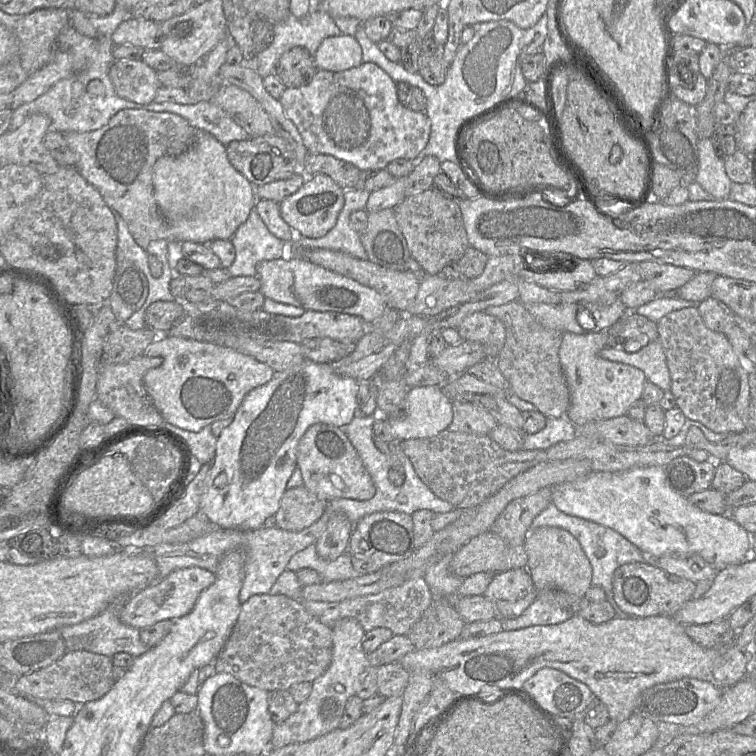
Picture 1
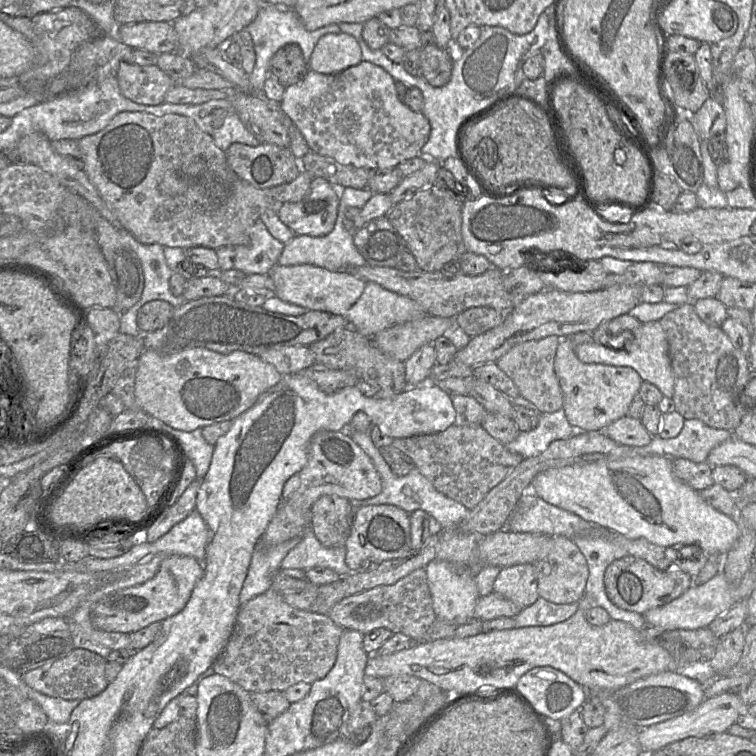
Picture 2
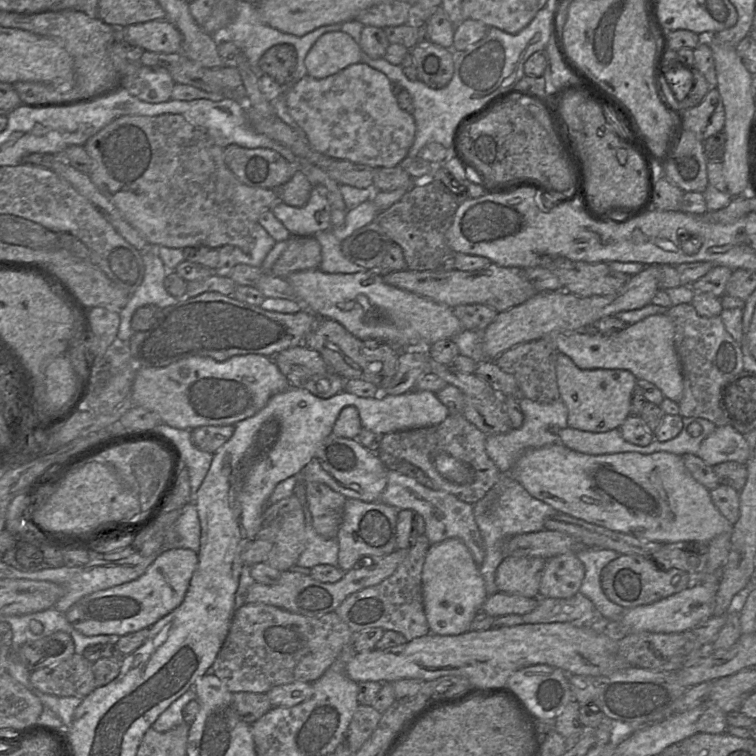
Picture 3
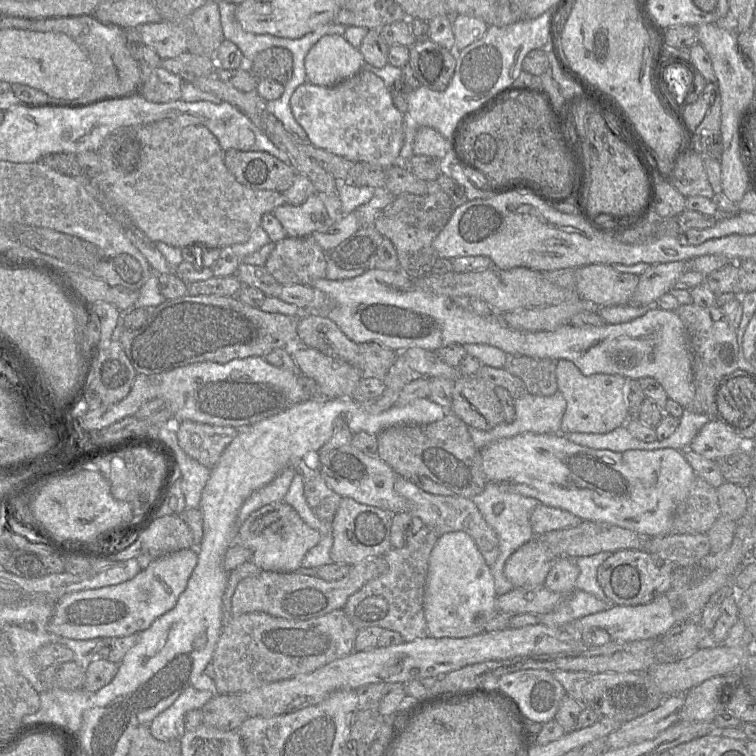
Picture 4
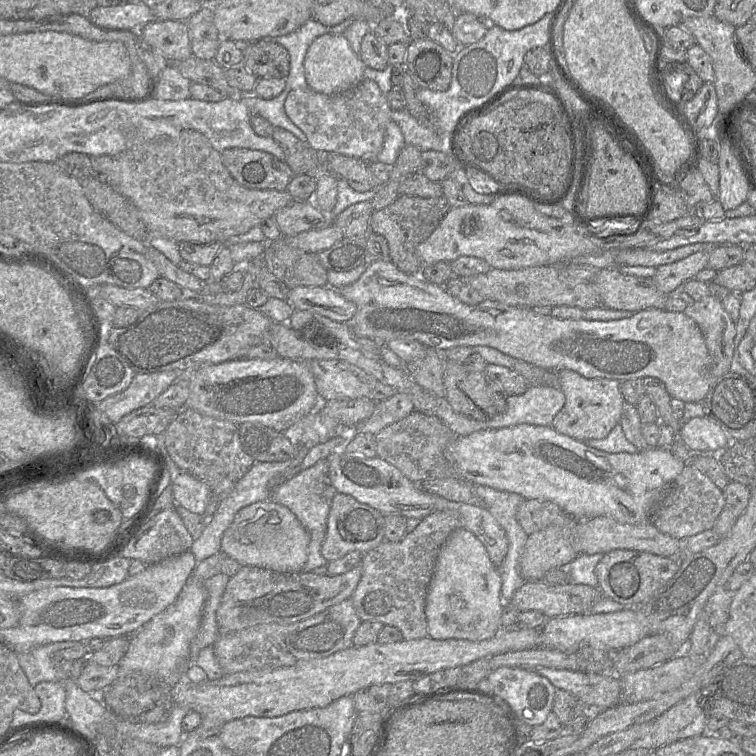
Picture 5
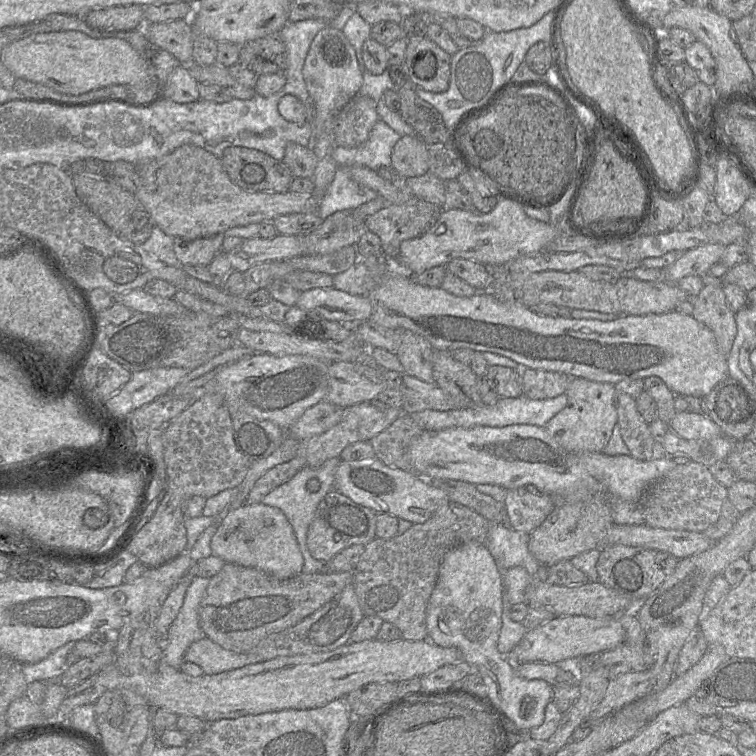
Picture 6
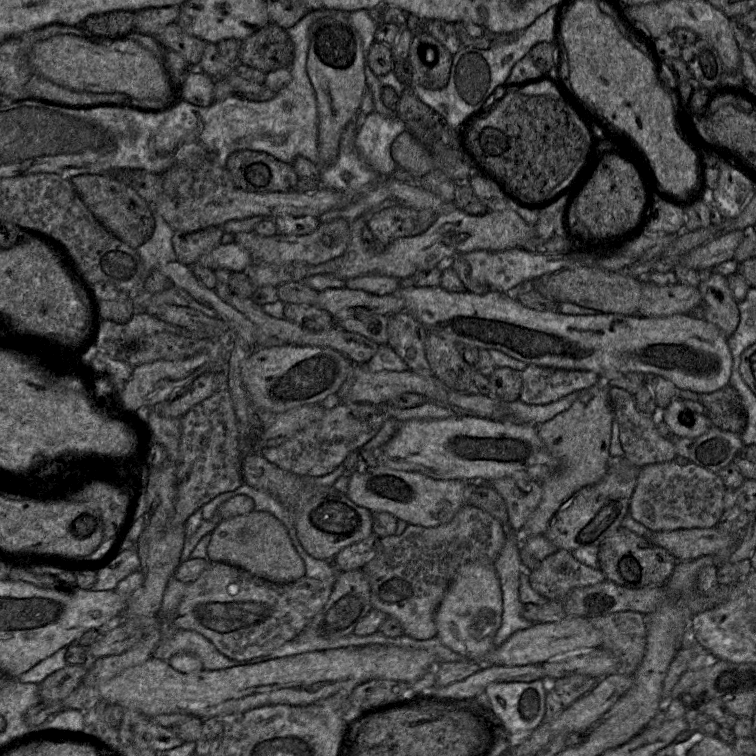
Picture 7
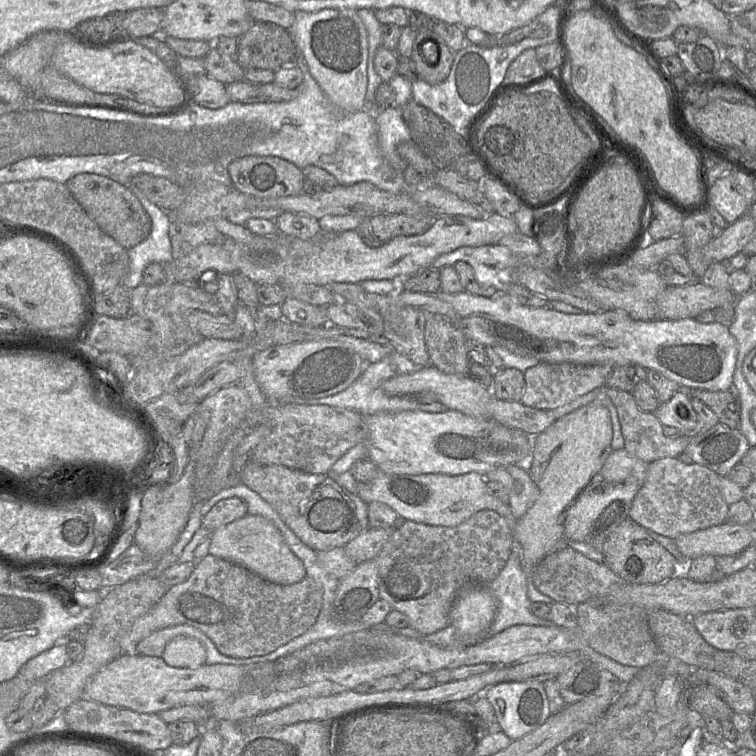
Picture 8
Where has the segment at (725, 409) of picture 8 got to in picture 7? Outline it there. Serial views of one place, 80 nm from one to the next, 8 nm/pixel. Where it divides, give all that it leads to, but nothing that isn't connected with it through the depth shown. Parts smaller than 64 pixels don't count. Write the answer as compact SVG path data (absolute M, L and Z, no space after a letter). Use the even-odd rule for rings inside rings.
M730 384L700 395L700 402L713 426L741 434L747 425L747 411L737 390Z

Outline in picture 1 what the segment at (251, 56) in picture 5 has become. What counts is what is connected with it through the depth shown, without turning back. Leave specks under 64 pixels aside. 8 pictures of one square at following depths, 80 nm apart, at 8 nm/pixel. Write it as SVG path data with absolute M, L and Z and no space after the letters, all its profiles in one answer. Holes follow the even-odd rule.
M292 47L280 57L274 74L286 88L298 88L309 84L318 68L314 56L304 47Z

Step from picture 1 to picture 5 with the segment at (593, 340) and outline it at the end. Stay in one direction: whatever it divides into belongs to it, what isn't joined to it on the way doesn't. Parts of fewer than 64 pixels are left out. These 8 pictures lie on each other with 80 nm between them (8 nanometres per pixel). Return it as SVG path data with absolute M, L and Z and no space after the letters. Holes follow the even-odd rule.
M569 369L560 370L557 374L558 387L565 395L566 402L553 419L551 427L580 442L607 437L620 422L624 409L625 400L620 391L620 382L607 378L587 379Z

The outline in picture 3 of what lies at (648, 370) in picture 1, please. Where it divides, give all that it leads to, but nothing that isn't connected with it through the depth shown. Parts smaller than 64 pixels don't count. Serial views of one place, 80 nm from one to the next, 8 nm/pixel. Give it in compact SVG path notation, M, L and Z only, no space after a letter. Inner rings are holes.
M665 313L648 316L612 334L559 332L554 334L554 341L558 352L569 356L580 369L627 370L638 381L653 383L665 398L676 403L682 399L684 384L681 363L674 343L674 326Z

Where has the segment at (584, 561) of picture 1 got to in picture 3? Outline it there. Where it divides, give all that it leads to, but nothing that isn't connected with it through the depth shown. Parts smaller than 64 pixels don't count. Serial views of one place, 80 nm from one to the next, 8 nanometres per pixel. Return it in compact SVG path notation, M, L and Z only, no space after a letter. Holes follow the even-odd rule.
M567 553L546 560L539 595L545 598L571 598L580 590L585 569L576 554Z

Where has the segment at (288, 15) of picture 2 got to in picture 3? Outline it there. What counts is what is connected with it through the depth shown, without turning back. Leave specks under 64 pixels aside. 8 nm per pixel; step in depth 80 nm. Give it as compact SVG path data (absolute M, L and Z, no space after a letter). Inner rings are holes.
M238 1L237 2L237 15L235 19L224 29L211 35L215 42L223 43L224 41L232 41L236 46L242 51L244 57L248 60L250 66L254 69L258 69L258 62L263 54L272 46L279 44L289 44L292 45L297 53L297 69L293 78L293 84L298 83L304 76L306 76L307 68L305 65L305 58L310 51L310 49L315 45L315 43L326 33L330 32L340 32L342 29L341 23L330 24L319 27L314 31L307 33L304 36L295 36L292 34L281 32L274 29L266 24L264 24L258 12L258 4L252 4L249 2Z

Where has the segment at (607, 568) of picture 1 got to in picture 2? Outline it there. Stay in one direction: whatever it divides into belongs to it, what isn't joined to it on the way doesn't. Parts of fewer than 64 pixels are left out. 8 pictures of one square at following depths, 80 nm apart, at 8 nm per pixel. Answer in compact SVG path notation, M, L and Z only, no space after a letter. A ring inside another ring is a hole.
M527 490L518 500L505 526L501 530L548 536L564 536L571 539L584 555L589 569L585 596L590 598L596 606L604 608L612 620L629 623L636 629L642 629L647 625L642 614L621 609L607 597L604 586L605 570L612 562L627 556L628 553L622 547L604 538L604 534L609 534L605 527L594 522L588 522L573 513L549 504L536 496L531 490Z

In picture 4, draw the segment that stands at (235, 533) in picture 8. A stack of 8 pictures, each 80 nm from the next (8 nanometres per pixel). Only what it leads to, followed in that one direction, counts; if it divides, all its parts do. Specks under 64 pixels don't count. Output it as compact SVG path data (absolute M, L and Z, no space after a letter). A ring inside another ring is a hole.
M270 503L252 512L239 526L235 543L252 552L252 562L262 571L296 572L306 553L320 540L317 530L309 527L289 504Z

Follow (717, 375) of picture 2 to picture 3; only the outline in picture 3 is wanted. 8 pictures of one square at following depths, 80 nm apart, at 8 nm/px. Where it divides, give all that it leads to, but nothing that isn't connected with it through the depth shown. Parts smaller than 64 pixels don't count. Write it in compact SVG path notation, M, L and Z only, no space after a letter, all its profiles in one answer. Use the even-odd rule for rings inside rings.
M683 303L671 306L666 315L674 326L674 343L683 375L683 396L679 415L706 419L717 427L728 425L728 418L721 405L722 388L744 370L740 343L725 329L720 316L702 317L693 305Z

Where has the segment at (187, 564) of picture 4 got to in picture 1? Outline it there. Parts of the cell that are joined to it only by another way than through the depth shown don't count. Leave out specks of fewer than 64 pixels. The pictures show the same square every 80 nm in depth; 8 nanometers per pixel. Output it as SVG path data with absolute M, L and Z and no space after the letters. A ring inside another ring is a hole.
M188 567L171 572L157 584L152 584L126 600L119 613L119 619L126 625L143 629L162 620L177 620L194 608L199 595L216 579L214 572Z

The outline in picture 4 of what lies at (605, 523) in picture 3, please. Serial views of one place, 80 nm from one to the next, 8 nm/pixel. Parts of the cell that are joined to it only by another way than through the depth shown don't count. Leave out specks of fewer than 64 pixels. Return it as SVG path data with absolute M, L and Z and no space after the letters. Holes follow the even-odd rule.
M561 433L519 434L489 444L480 450L480 454L487 482L496 483L510 493L535 498L544 505L565 510L582 521L606 522L643 536L670 534L675 509L686 498L697 477L679 450L595 450L577 445Z

